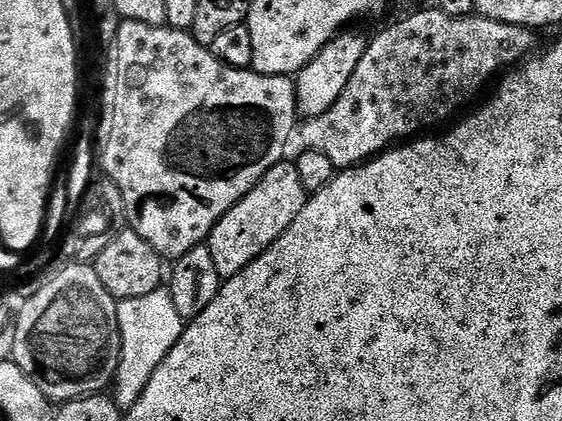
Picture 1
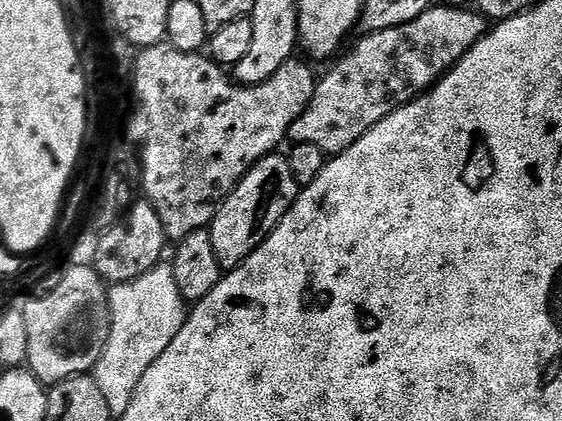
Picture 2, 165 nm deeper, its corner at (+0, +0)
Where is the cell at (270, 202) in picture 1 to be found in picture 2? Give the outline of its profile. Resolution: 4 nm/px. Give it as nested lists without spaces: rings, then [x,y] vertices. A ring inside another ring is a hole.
[[[287,155],[263,156],[240,179],[239,186],[225,198],[212,219],[212,245],[221,269],[231,270],[240,267],[244,259],[251,256],[279,226],[280,219],[289,212],[301,191],[301,185],[296,183],[290,170]]]

